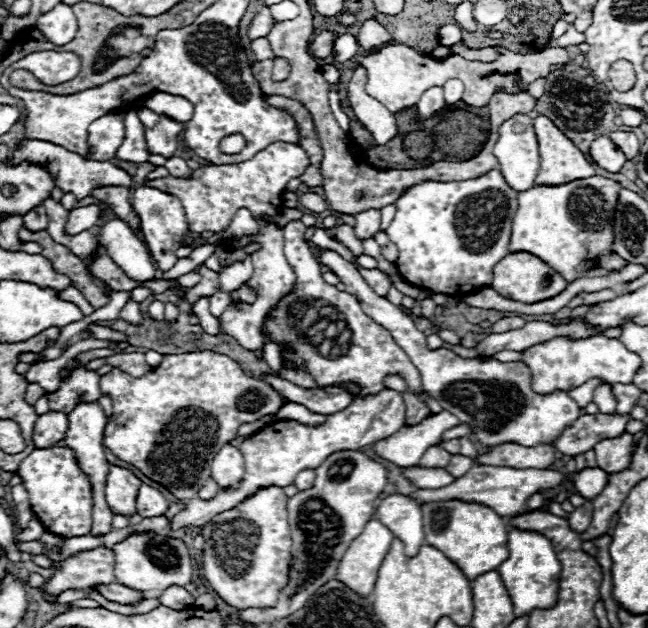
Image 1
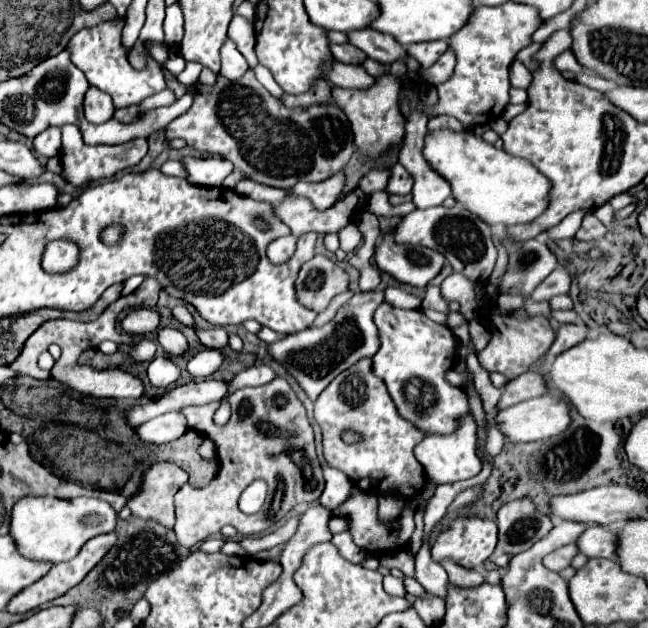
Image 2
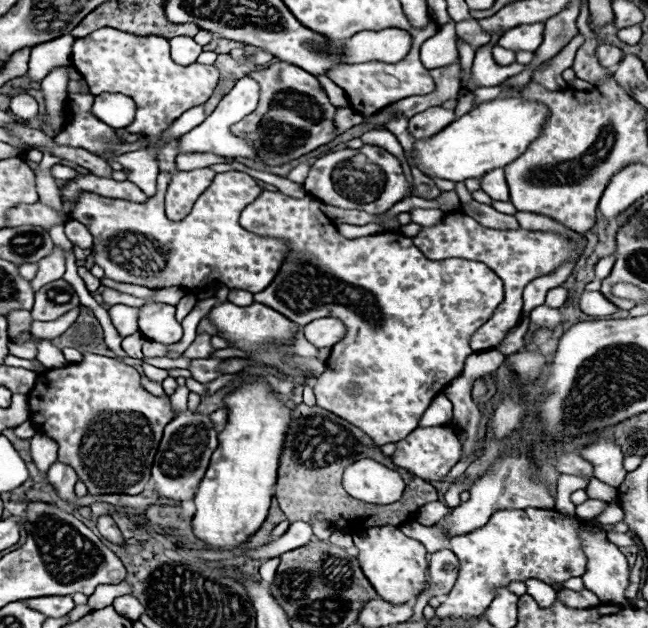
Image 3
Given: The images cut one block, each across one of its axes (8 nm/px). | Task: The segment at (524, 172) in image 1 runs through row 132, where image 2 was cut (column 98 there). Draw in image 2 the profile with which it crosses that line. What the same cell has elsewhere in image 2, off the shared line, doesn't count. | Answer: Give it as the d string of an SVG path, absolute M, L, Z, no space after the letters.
M24 498L12 510L10 534L16 540L16 546L22 556L32 560L46 562L68 562L72 560L80 548L98 534L108 534L116 528L116 512L114 508L98 498L74 498L74 500L58 500L58 498Z

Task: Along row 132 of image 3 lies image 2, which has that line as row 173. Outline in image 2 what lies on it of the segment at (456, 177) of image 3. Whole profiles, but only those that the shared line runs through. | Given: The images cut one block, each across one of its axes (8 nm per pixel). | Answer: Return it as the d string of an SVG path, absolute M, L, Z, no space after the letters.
M428 130L424 136L422 156L428 158L434 172L448 180L456 202L490 226L526 224L538 218L548 206L550 184L544 174L540 174L528 160L504 152L468 130Z

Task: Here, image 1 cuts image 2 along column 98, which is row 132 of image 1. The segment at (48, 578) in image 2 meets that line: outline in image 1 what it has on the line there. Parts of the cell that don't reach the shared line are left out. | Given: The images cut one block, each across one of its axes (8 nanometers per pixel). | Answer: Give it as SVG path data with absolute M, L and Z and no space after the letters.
M538 116L534 126L536 138L540 138L540 170L534 184L558 186L594 174L586 156L552 124L552 120Z

